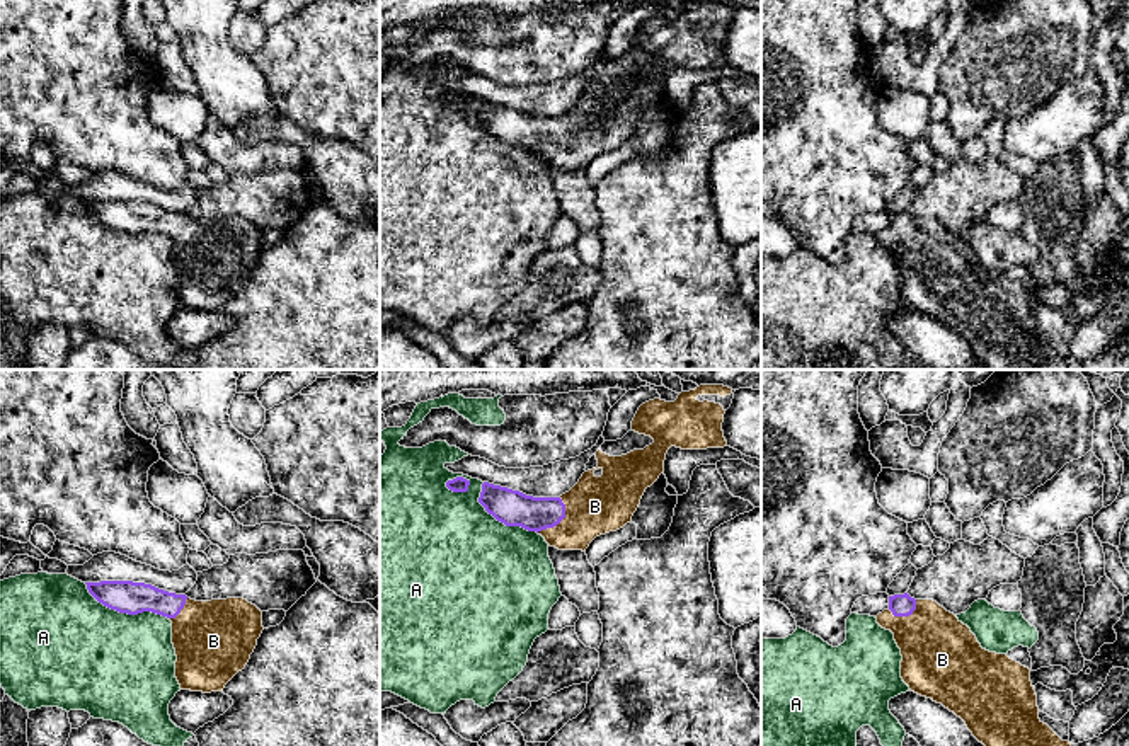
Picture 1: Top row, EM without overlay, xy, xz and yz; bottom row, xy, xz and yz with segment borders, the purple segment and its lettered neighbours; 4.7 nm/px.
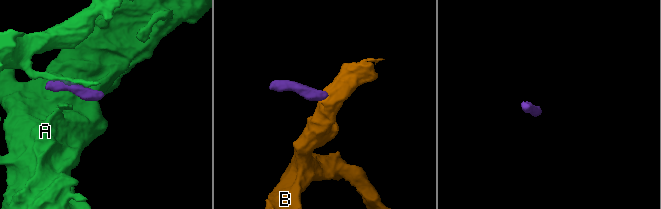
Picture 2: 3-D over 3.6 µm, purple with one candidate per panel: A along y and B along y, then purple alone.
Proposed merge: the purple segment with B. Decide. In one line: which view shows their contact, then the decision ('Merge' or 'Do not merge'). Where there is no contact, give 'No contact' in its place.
Touches purple in xz. Merge

